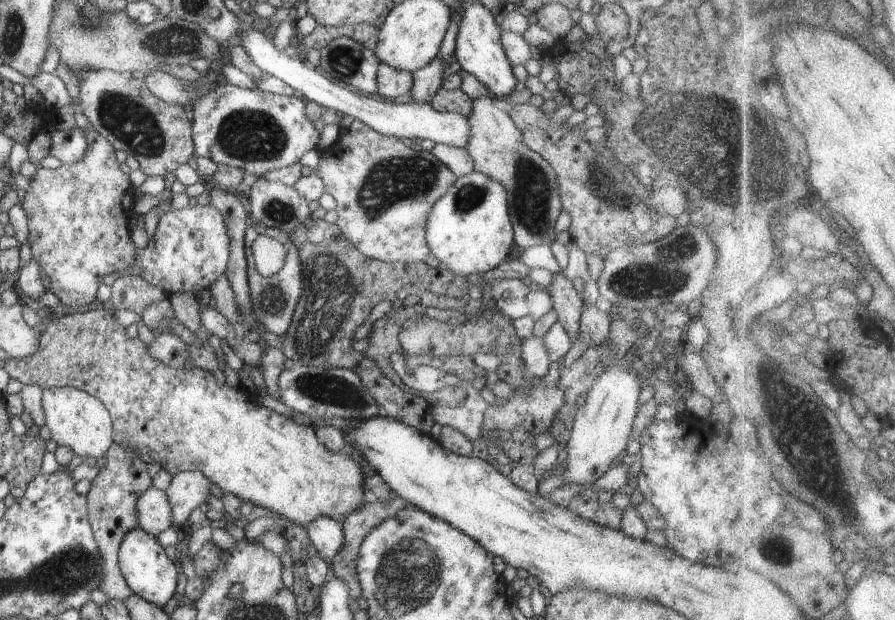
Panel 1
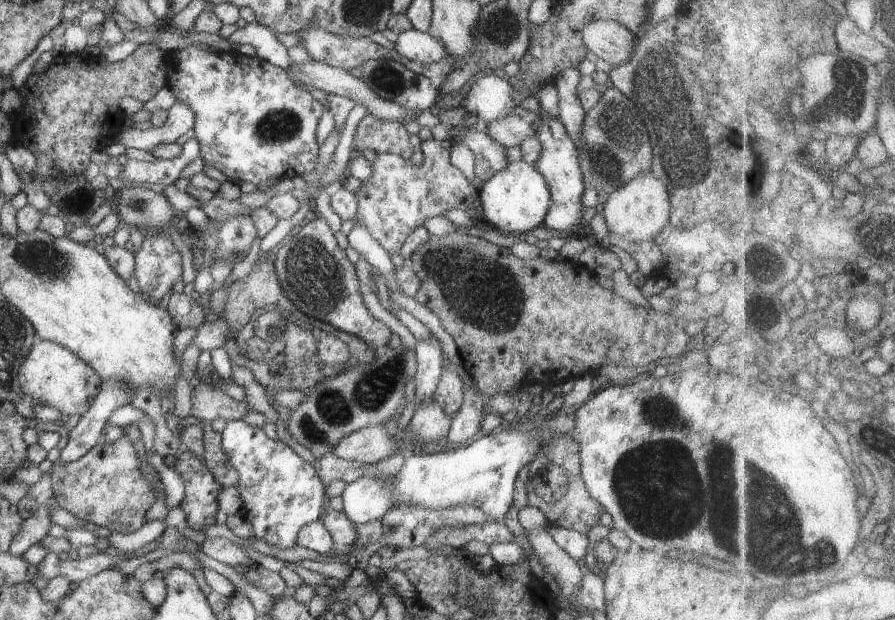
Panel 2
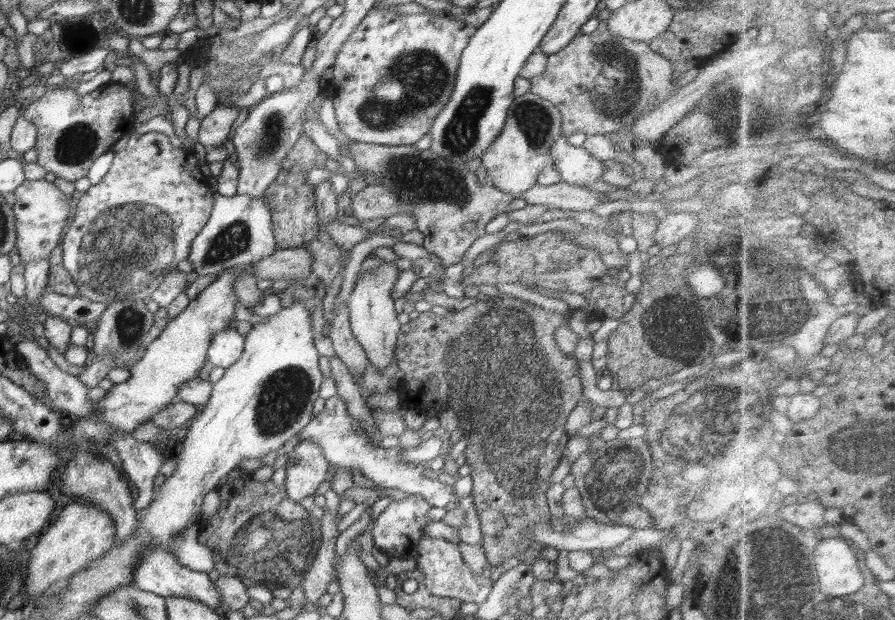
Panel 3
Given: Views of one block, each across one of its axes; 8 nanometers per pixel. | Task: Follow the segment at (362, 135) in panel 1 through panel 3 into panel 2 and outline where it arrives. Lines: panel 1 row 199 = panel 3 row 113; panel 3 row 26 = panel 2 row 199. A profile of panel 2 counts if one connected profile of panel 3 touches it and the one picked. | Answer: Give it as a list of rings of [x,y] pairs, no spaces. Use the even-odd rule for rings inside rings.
[[[431,139],[422,142],[424,160],[422,164],[414,164],[410,159],[394,153],[377,153],[370,161],[371,176],[361,184],[354,193],[357,196],[357,213],[355,220],[364,225],[378,244],[391,256],[400,252],[401,246],[408,236],[418,227],[422,227],[428,218],[443,216],[452,209],[463,210],[475,216],[474,194],[478,193],[476,186],[458,169],[450,163],[450,148],[448,143]]]

